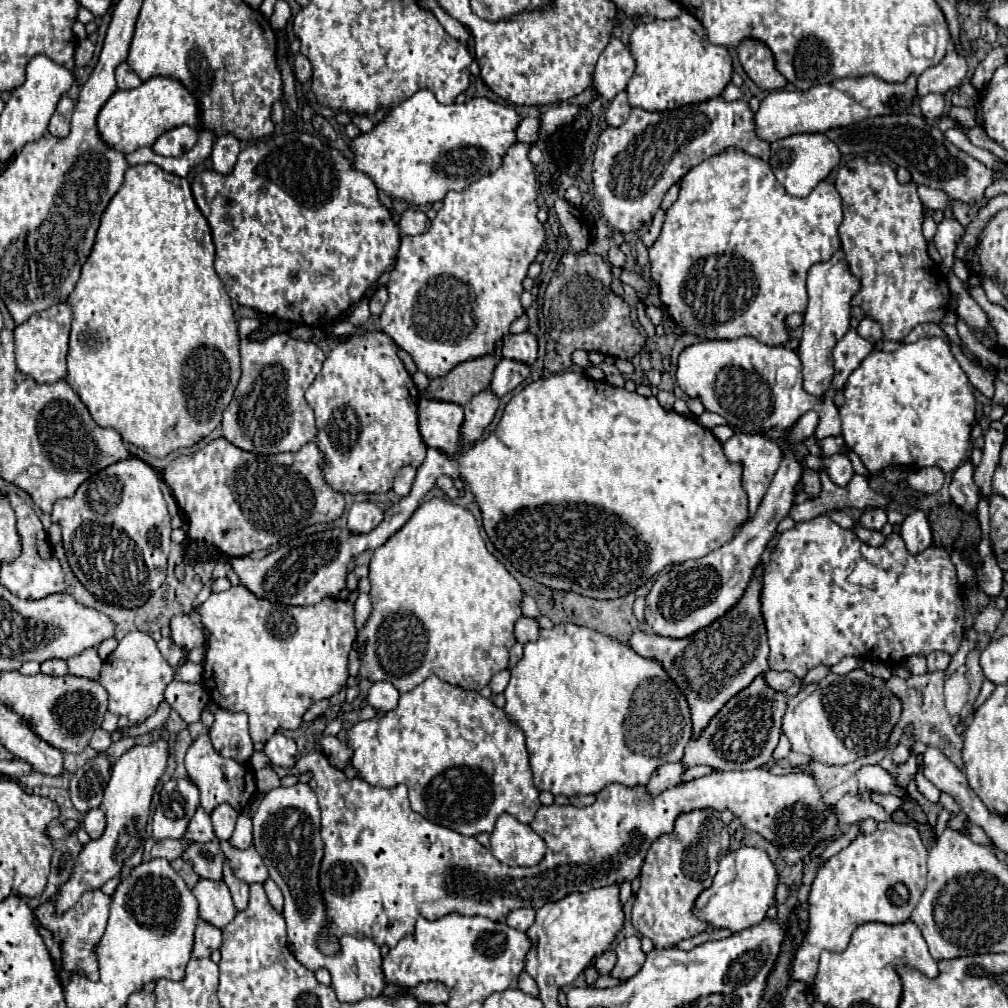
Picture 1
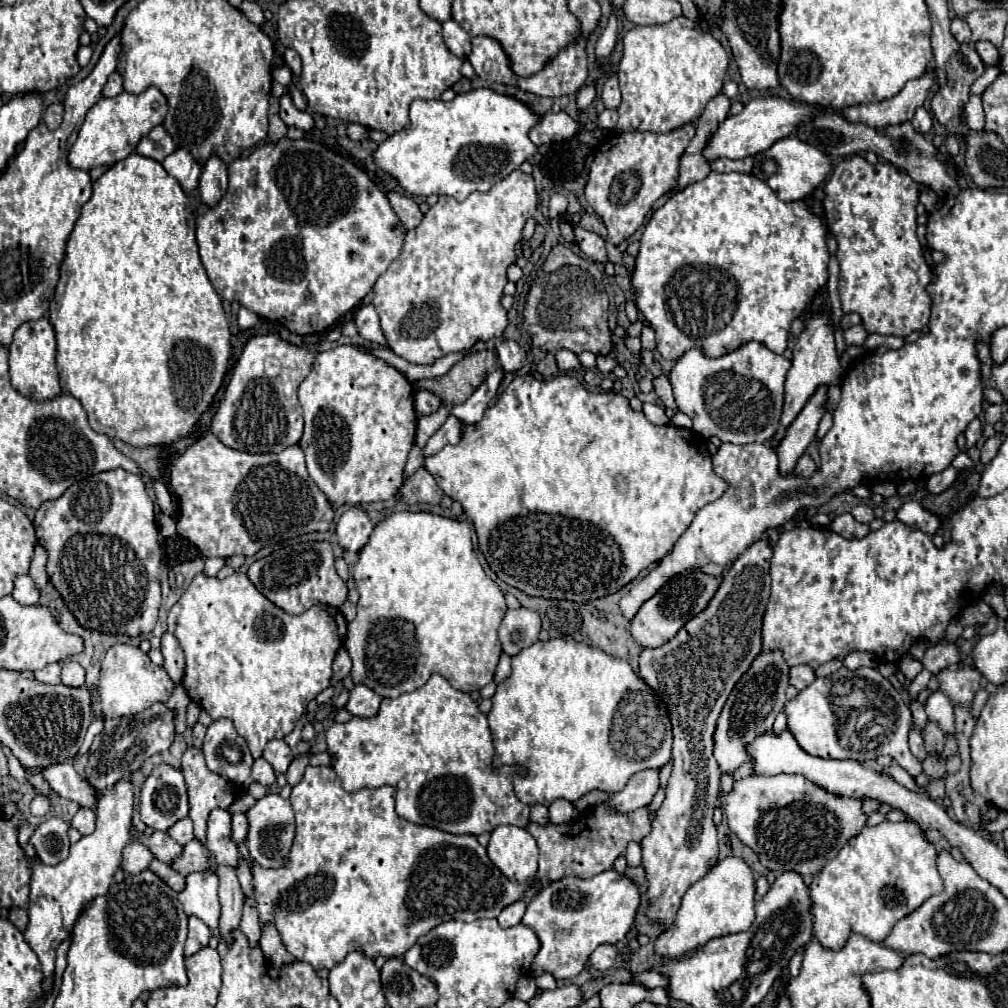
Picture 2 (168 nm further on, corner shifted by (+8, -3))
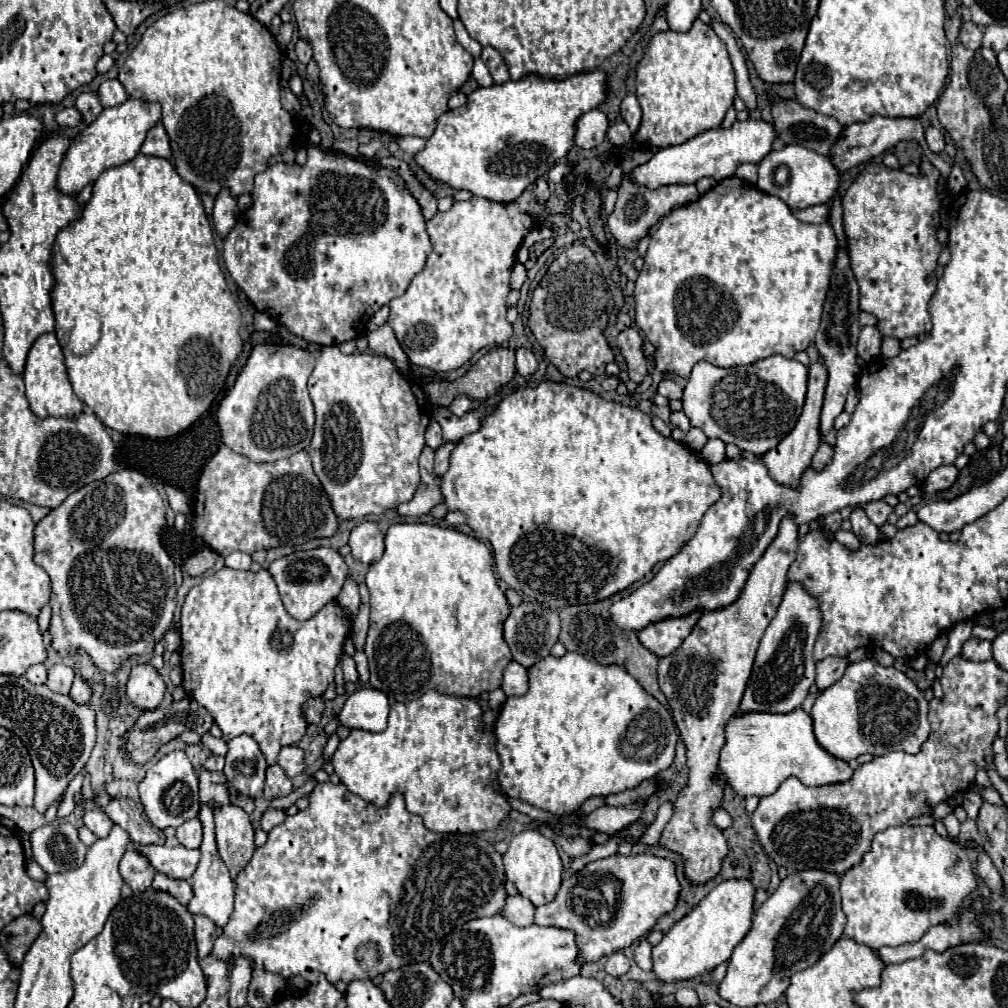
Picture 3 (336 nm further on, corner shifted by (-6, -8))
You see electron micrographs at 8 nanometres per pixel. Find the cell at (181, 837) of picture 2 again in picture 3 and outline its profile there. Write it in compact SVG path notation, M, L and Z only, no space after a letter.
M197 818L187 820L177 828L177 840L185 848L199 848L201 838L203 838L203 832L201 832L201 822Z

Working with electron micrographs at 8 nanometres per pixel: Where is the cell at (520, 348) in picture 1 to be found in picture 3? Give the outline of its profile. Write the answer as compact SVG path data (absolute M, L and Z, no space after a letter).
M519 348L517 350L517 372L521 376L529 376L535 370L537 370L537 360L535 360L533 352L527 350L527 348Z

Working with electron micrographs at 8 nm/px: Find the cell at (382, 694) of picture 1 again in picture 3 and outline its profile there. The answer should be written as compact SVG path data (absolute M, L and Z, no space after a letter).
M361 688L353 692L343 710L339 712L339 724L345 728L361 728L369 732L383 732L387 728L389 700L375 688Z

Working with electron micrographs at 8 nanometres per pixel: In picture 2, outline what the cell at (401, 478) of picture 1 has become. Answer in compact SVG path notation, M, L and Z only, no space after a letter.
M415 445L409 453L409 459L407 459L407 465L405 465L405 473L403 473L403 481L407 481L411 475L417 473L417 469L423 465L423 451Z

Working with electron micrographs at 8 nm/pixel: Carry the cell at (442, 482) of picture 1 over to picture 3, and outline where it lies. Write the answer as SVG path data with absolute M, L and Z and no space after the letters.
M427 444L423 446L423 452L419 456L419 470L421 470L421 486L417 488L411 502L399 504L397 514L399 516L421 516L427 514L435 504L443 502L441 496L441 478L433 474L433 456L435 450L431 450Z

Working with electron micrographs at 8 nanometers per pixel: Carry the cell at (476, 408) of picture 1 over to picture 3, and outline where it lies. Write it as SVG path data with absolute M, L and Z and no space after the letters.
M443 444L437 452L435 452L435 466L433 466L433 472L437 476L443 476L449 468L449 452L453 450L455 444Z

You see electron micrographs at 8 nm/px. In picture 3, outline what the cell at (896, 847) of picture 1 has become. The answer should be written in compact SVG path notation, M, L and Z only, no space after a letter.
M893 826L879 832L873 838L871 852L865 854L863 862L853 866L841 876L843 912L847 916L845 936L879 950L881 946L899 946L917 942L931 926L951 922L963 906L963 900L977 890L977 876L973 874L967 852L945 840L933 826Z

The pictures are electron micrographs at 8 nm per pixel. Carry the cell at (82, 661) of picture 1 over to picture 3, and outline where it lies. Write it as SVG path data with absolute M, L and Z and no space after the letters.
M77 674L75 680L73 680L73 686L71 686L69 696L71 696L77 704L87 704L87 702L91 700L91 686Z

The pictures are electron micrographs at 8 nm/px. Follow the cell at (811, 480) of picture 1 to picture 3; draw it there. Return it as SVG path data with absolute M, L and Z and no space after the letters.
M823 442L823 444L819 446L819 450L815 452L815 456L813 456L811 468L813 468L813 470L823 470L823 468L831 462L831 458L833 458L833 448Z

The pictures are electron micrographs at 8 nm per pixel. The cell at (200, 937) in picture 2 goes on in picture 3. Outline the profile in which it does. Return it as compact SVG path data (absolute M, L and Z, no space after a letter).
M195 914L193 920L195 920L195 942L197 942L199 958L207 958L211 954L211 948L213 948L215 936L217 936L215 924L213 924L213 920L209 920L207 916L201 916L201 914Z

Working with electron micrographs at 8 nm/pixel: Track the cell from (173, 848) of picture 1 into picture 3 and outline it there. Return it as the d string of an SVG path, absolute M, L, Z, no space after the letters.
M129 848L119 862L119 874L133 892L145 892L151 886L155 870L135 848Z

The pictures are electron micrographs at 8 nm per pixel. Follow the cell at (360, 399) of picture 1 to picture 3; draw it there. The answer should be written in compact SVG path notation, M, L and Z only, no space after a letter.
M325 346L319 350L317 366L309 376L309 394L317 414L309 454L339 522L383 514L401 502L409 502L419 486L417 460L425 446L425 430L431 420L431 404L421 386L403 376L385 356L359 352L345 356L337 346Z

